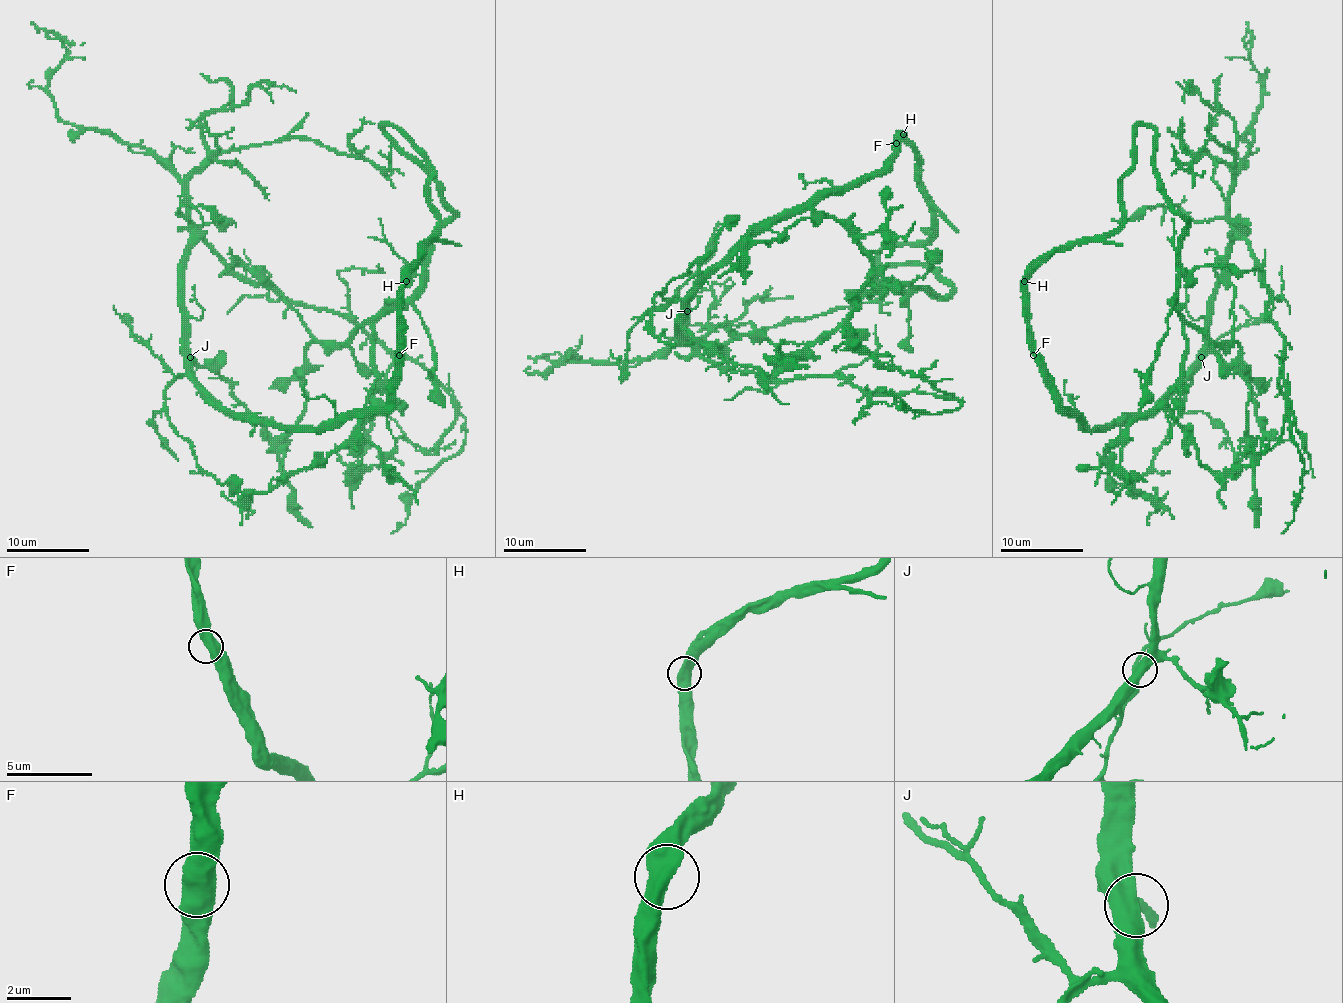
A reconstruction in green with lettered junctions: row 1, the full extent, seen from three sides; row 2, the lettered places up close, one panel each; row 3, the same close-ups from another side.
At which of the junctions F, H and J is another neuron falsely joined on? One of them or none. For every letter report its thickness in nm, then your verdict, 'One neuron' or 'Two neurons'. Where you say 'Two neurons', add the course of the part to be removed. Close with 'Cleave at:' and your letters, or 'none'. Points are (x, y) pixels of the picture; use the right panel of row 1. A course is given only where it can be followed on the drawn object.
F: Thickness 550 nm. One neuron
H: Thickness 550 nm. One neuron
J: Thickness 550 nm. One neuron
Cleave at: none

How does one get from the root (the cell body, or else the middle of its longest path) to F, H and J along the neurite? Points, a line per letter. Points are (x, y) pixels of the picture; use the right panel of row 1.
F: (1041, 376), (1041, 365), (1033, 355)
H: (1041, 376), (1041, 355), (1035, 349), (1033, 332), (1029, 328), (1029, 295), (1025, 281)
J: (1041, 376), (1052, 399), (1064, 411), (1087, 430), (1101, 430), (1114, 423), (1143, 419), (1201, 357)

